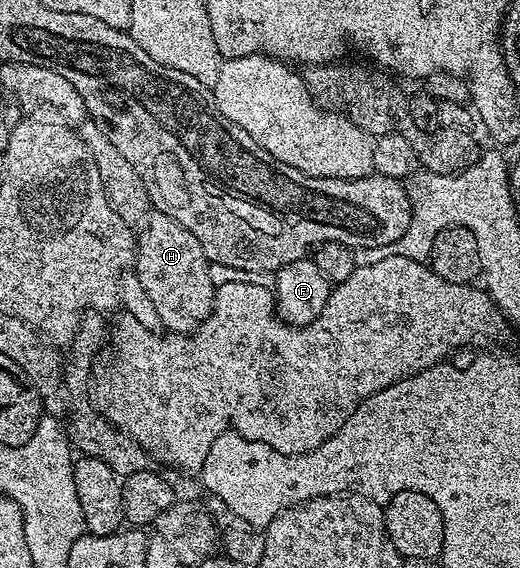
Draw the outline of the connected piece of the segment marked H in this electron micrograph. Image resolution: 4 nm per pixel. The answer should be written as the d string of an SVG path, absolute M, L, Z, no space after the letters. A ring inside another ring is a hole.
M154 213L141 224L136 235L136 258L132 264L133 270L140 277L140 285L144 285L152 305L156 305L156 313L160 313L162 327L167 332L189 336L198 330L199 323L207 319L214 307L216 286L209 277L210 260L206 258L204 249L188 229L184 229L172 217Z

